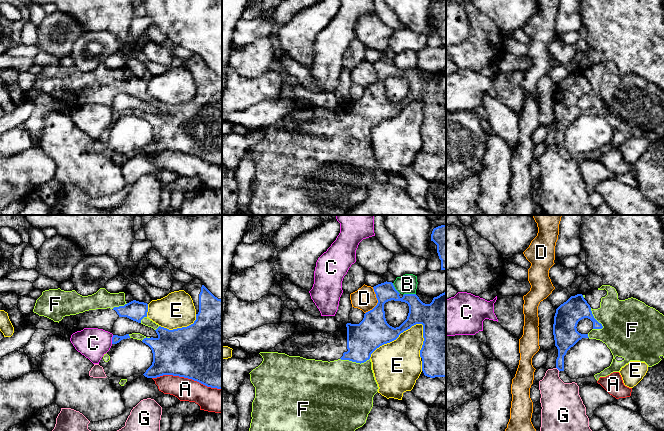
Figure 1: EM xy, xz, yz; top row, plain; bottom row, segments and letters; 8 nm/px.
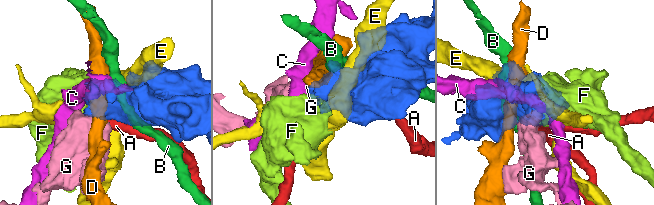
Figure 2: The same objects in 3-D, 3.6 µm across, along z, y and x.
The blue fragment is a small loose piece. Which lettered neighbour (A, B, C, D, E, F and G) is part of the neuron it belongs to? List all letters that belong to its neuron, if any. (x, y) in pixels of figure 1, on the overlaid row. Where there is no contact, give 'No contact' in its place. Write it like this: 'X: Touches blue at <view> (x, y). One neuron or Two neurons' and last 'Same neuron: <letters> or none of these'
A: Touches blue at xy (187, 377). Two neurons
B: Touches blue at xz (409, 294). Two neurons
C: Touches blue at xy (112, 339). Two neurons
D: Touches blue at xz (378, 301). Two neurons
E: Touches blue at xz (395, 339). Two neurons
F: Touches blue at yz (595, 319). One neuron
G: Touches blue at yz (558, 369). Two neurons
Same neuron: F

